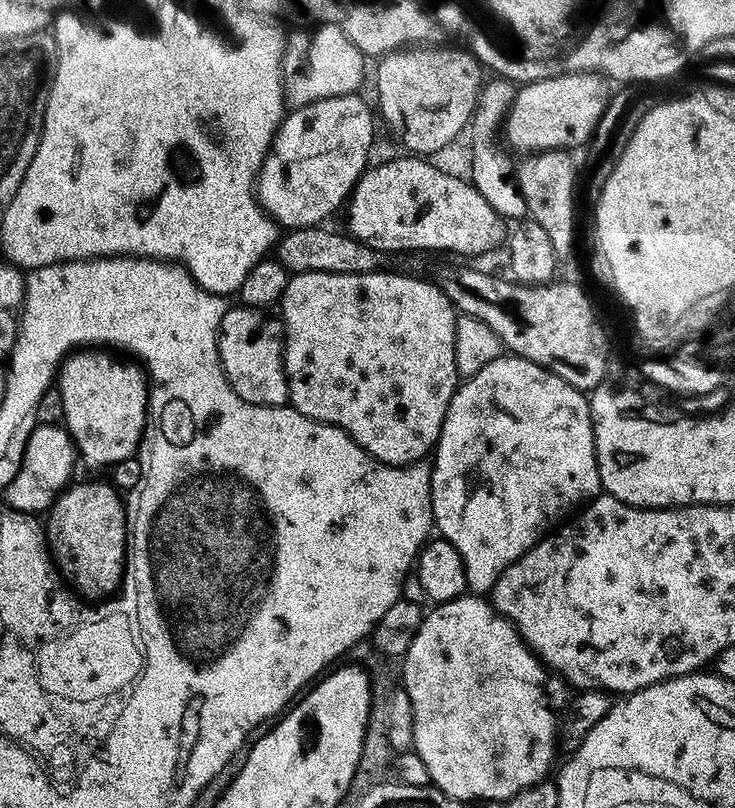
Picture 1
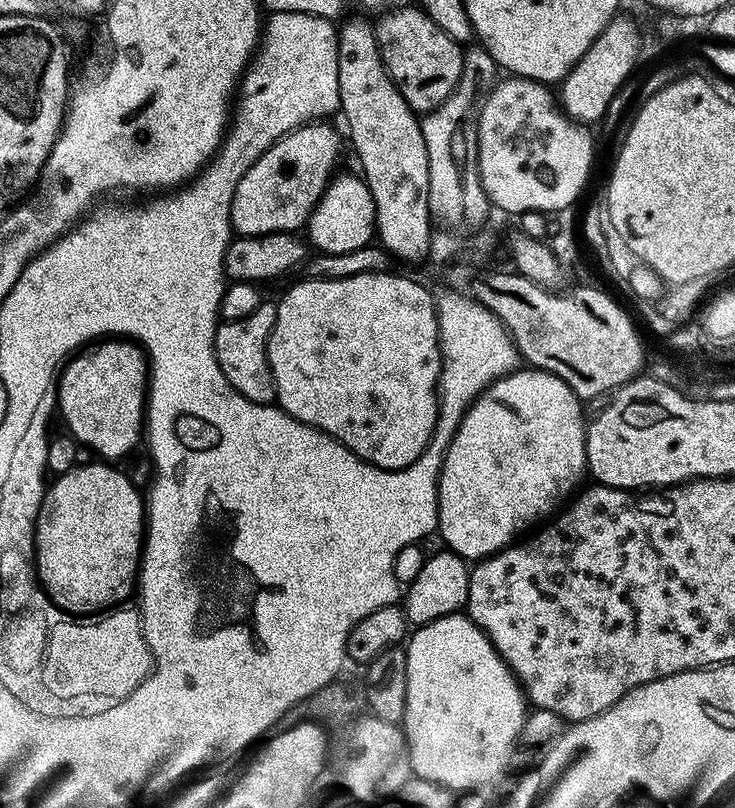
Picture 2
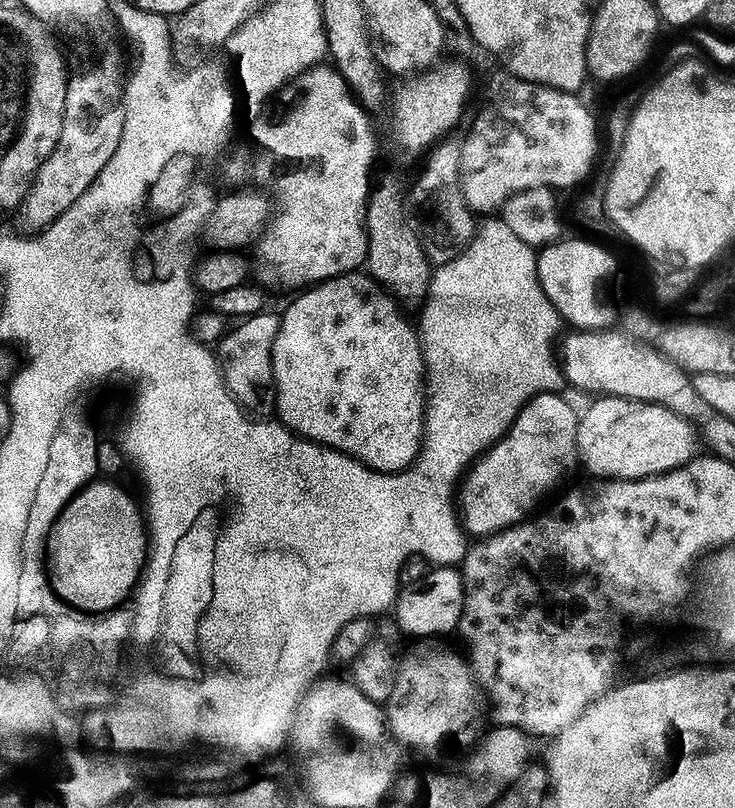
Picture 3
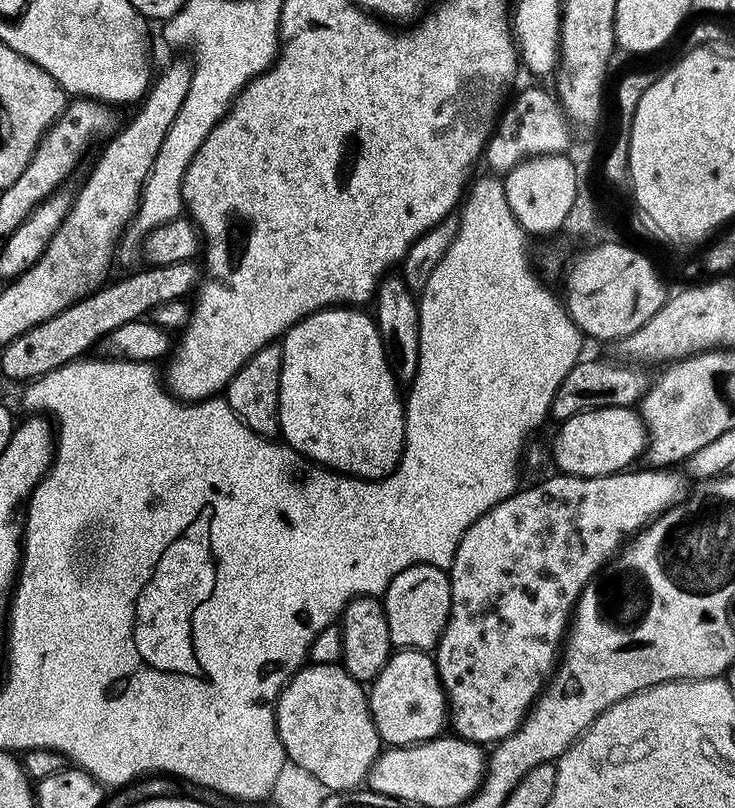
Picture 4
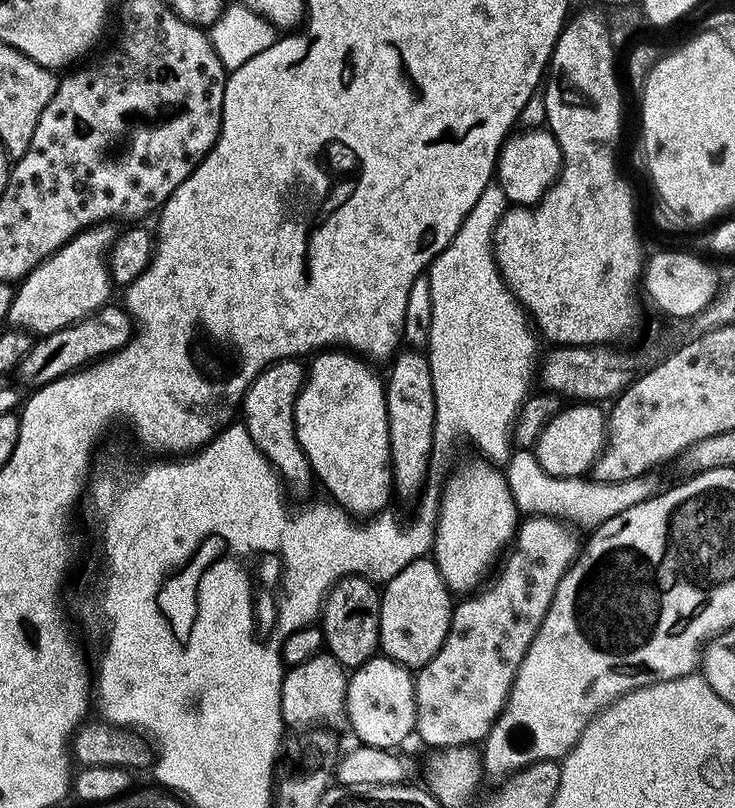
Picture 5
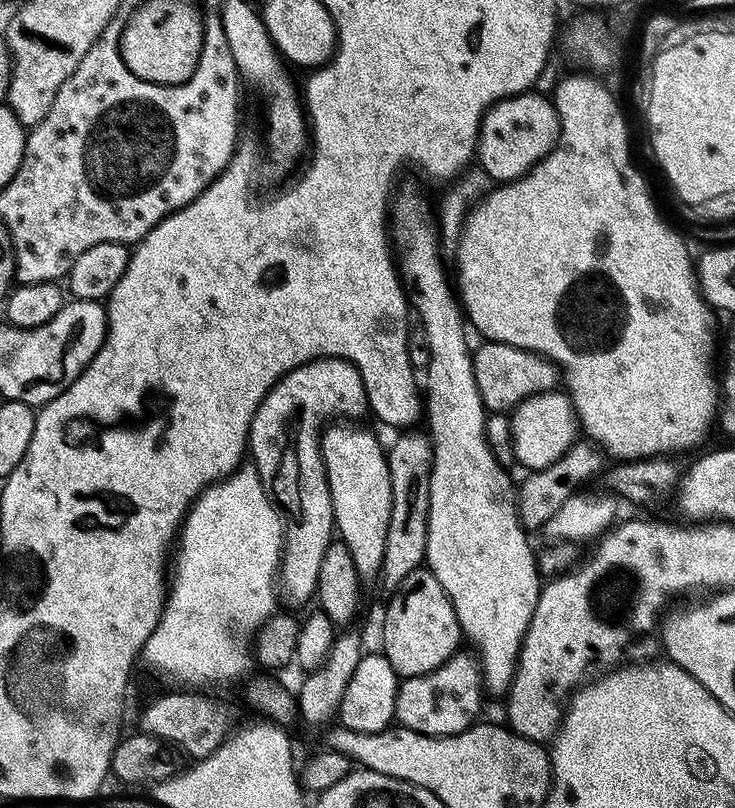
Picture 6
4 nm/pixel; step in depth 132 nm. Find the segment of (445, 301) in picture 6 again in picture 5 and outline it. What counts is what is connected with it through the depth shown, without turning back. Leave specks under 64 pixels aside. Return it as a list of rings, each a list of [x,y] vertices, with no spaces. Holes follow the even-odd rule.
[[[484,458],[475,459],[468,460],[453,470],[452,477],[444,484],[444,493],[440,496],[440,502],[438,501],[439,516],[436,519],[434,559],[442,578],[449,589],[456,594],[459,592],[468,594],[479,589],[482,581],[493,571],[497,563],[496,551],[504,547],[507,549],[518,532],[518,519],[516,520],[518,500],[514,495],[513,485],[508,484],[505,473],[495,463]]]

